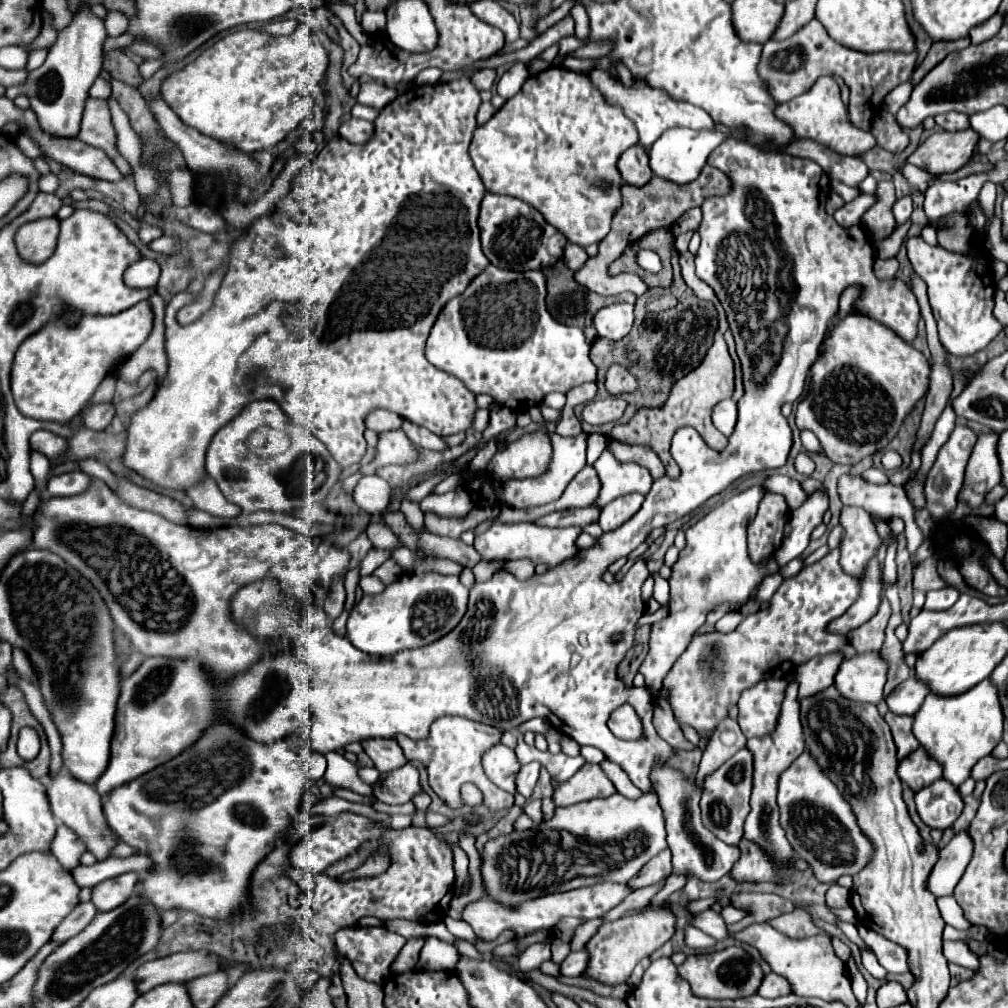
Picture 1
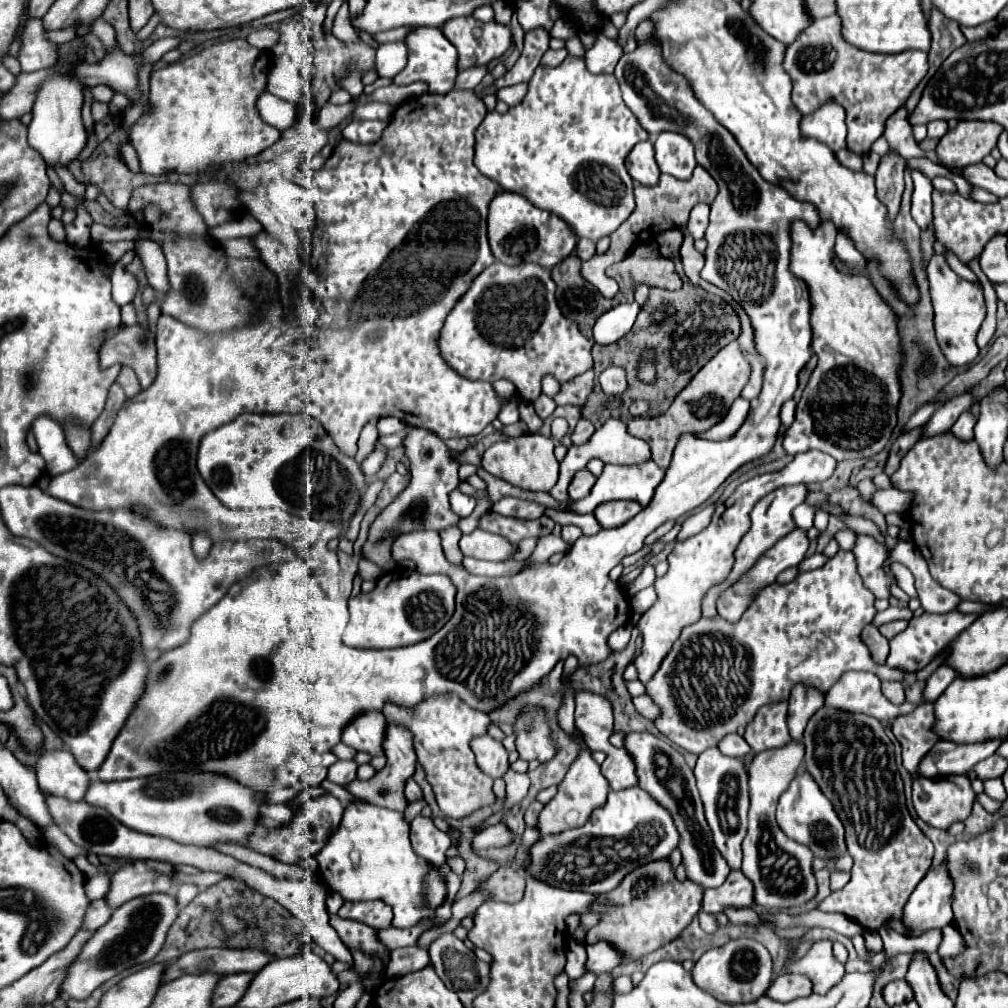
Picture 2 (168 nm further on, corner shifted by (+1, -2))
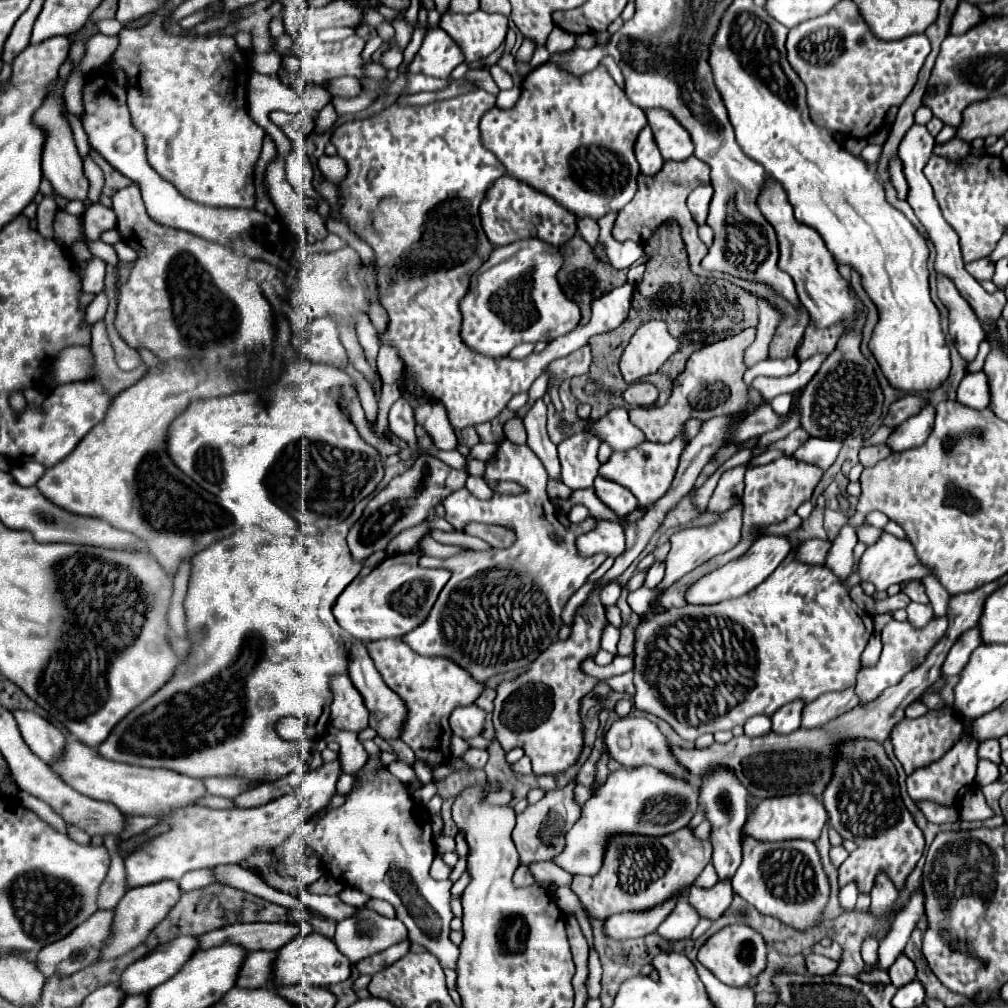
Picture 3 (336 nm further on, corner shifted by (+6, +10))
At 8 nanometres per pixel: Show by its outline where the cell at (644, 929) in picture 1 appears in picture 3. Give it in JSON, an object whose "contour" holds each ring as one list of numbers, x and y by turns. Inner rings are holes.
{"contour":[[688,828,676,830,670,836,616,836,608,844,608,852,604,856,604,864,598,876,574,876,570,888,578,894,584,904,584,910,592,920,604,920,616,912,642,912,644,908,654,908,656,904,664,904,664,900,672,900,672,896,682,896,690,886,694,886,696,878,710,862,712,844,708,840,700,842]]}

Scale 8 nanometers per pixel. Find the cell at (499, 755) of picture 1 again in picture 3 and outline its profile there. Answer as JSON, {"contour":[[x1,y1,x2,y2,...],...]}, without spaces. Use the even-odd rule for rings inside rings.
{"contour":[[470,704,470,706,464,706,464,708,456,708,456,712,452,712,452,716,450,716,450,728,462,740,468,740,468,738,474,738,474,736,482,736,484,718,486,718,484,710,480,710,476,704]]}

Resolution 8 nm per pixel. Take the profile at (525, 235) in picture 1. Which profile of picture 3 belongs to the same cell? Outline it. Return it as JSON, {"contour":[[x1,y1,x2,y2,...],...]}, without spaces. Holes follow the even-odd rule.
{"contour":[[502,176,488,188,486,198,480,204,480,218,482,218,482,228,494,246,506,246,526,238,540,238,548,244,558,246,560,240,564,240,562,236,570,240,576,234,574,214,570,214,566,208,562,208,542,192,536,192,528,184,510,176]]}

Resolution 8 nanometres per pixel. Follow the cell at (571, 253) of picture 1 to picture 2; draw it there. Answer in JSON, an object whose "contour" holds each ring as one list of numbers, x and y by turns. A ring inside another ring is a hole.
{"contour":[[581,238,581,240,577,242,575,254,577,254,581,260,589,260,589,258,595,254,595,242,589,240,589,238]]}

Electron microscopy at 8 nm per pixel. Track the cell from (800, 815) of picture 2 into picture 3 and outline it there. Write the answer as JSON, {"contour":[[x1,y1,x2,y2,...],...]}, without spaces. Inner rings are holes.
{"contour":[[792,794,792,796,772,796,760,800,760,804,754,808,752,816,746,820,742,832,750,834,758,840,774,842,774,840,794,840,794,838,806,838,816,842,822,834,824,824,828,822,828,812,820,798,812,794]]}

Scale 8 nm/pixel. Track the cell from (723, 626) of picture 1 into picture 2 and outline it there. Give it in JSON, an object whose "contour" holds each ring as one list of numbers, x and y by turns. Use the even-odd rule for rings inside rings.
{"contour":[[795,528,789,536,785,536,785,538,779,540,773,548,769,548,769,550,757,560,757,564,753,564,753,568,751,568,749,572,745,572,733,586,729,586,725,592,721,592,721,596,717,598,717,614,723,616,723,618,729,620,729,622,737,622,737,618,749,608,749,604,753,602,753,598,755,598,765,586,773,584,775,578,777,578,783,570,787,570,787,568,791,568,791,566,797,566,797,564,805,558,807,548,809,548,809,540,807,540,807,536,805,536,805,530]]}

